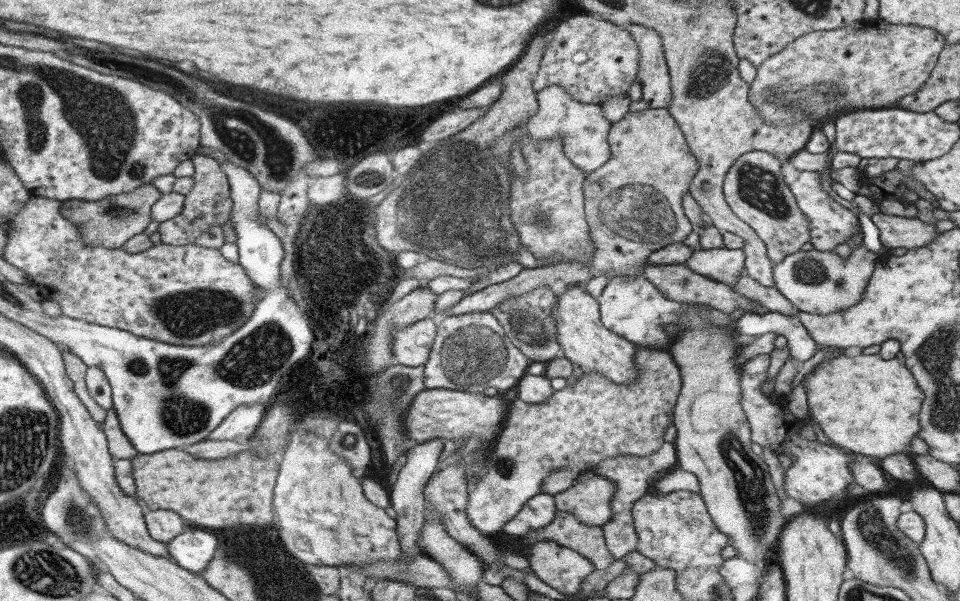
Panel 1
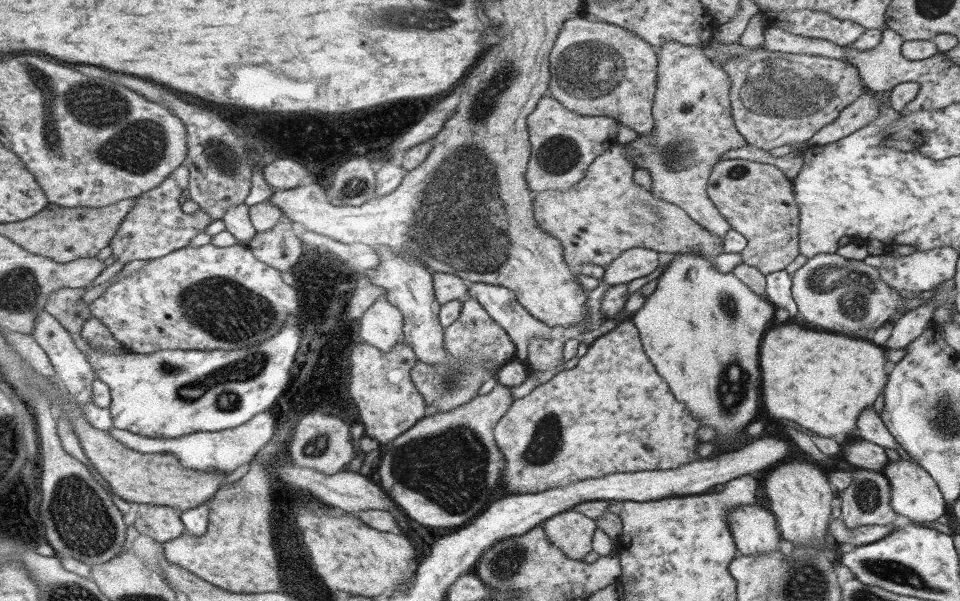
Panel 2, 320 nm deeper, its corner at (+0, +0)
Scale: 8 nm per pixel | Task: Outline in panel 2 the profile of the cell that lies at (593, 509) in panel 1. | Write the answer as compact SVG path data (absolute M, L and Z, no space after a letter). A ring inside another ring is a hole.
M579 511L555 513L543 520L541 526L548 541L571 560L581 561L592 550L595 521Z

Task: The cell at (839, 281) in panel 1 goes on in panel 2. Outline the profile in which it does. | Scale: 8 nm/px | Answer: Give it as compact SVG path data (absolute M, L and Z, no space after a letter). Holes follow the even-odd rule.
M837 253L817 254L790 275L790 293L796 304L798 321L814 329L854 335L888 323L896 312L909 310L920 301L902 299L879 276L879 271L862 261L847 261Z

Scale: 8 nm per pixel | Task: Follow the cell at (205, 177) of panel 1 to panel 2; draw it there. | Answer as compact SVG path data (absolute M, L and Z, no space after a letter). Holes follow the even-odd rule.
M183 163L165 182L149 193L137 197L137 204L131 214L127 214L118 233L110 242L115 261L133 262L134 260L155 260L175 253L187 246L197 234L205 232L214 220L204 211L195 211L187 215L182 210L181 196L188 186L188 164Z

